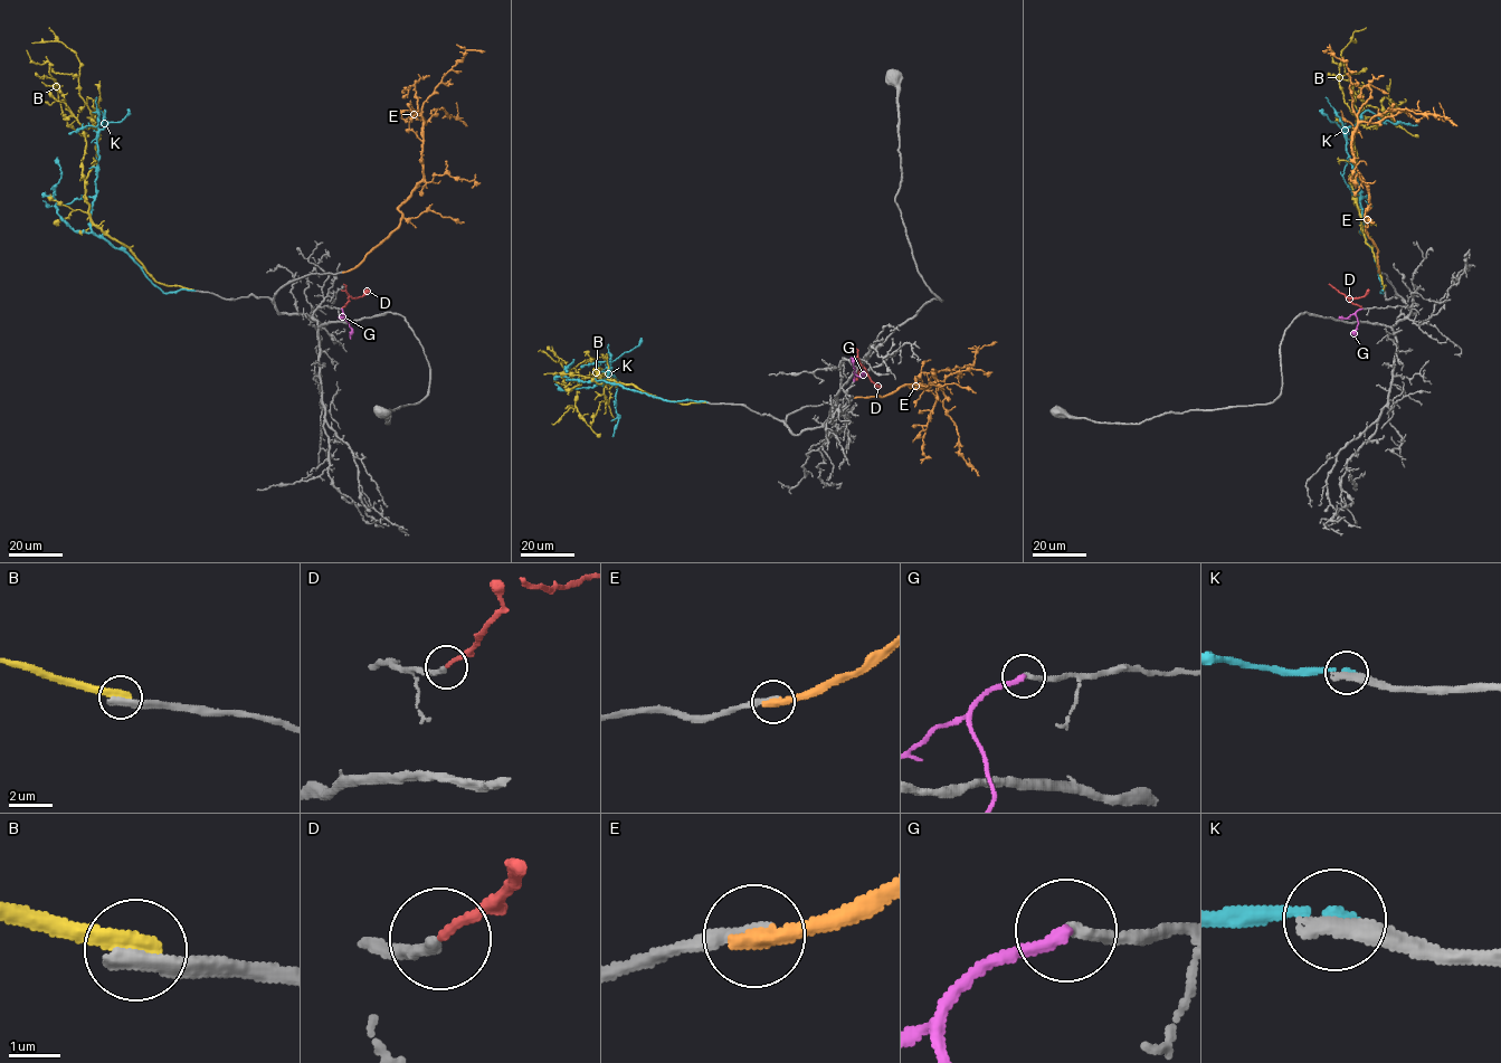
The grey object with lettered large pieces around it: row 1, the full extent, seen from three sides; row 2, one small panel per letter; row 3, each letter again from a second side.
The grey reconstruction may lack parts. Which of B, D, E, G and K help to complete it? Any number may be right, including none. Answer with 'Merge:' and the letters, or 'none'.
Merge: D, E

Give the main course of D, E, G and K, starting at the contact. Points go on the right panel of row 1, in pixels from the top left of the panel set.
D: (1361, 307), (1346, 296), (1361, 297), (1368, 290)
E: (1378, 272), (1378, 249), (1366, 226), (1368, 184), (1352, 152), (1355, 127), (1398, 108), (1444, 116), (1456, 126)
G: (1361, 307), (1356, 313), (1355, 339)
K: (1383, 290), (1362, 230), (1359, 186), (1343, 130), (1366, 111), (1383, 121), (1417, 124)

